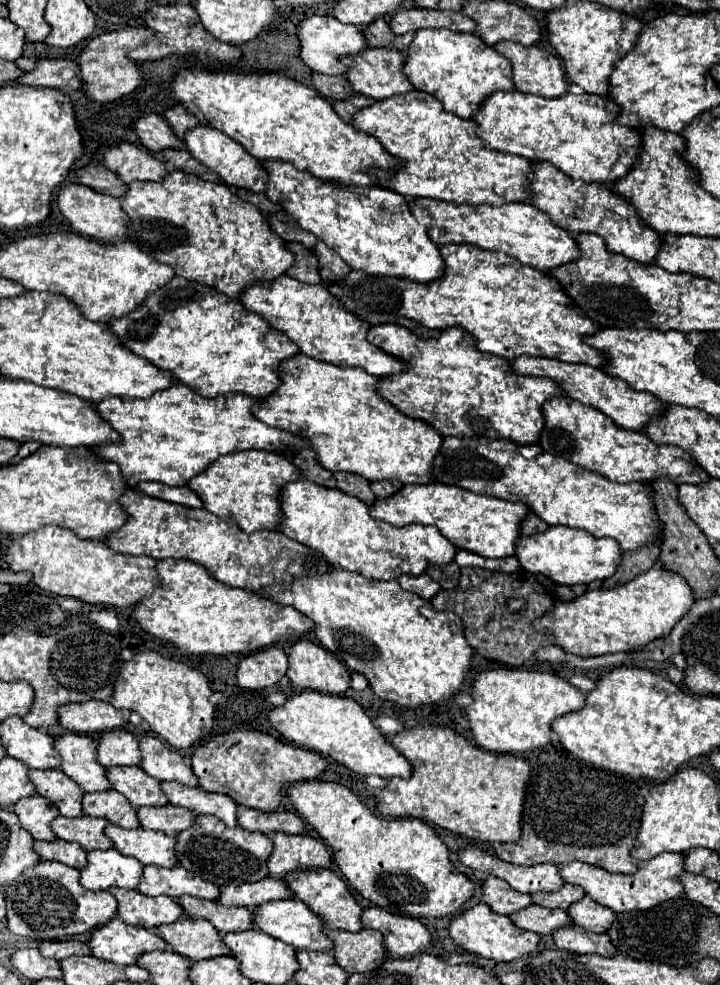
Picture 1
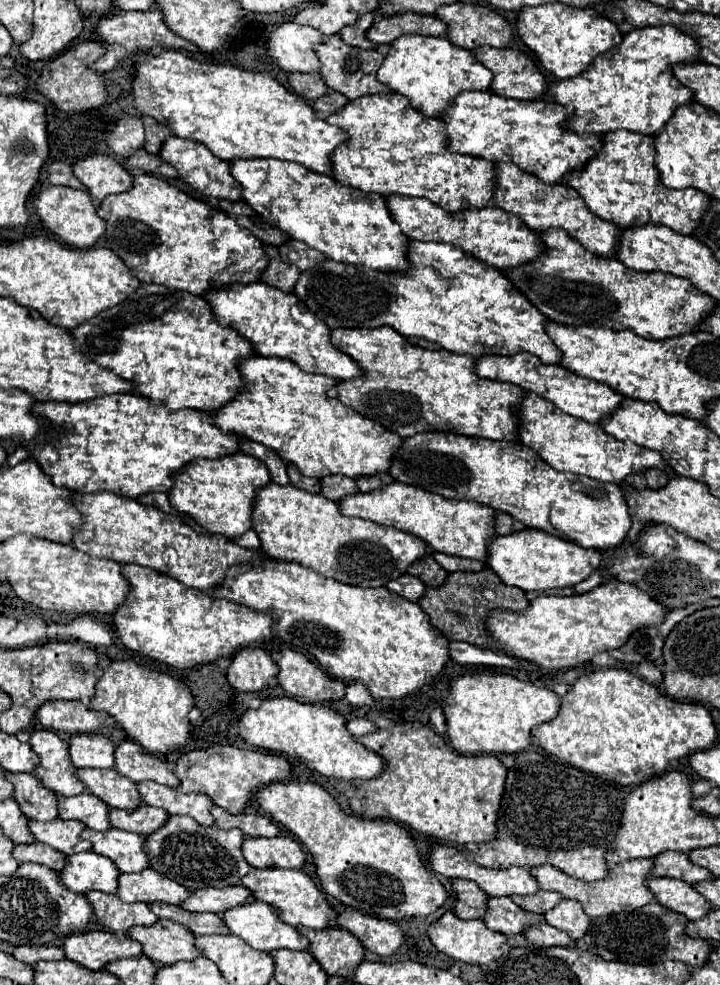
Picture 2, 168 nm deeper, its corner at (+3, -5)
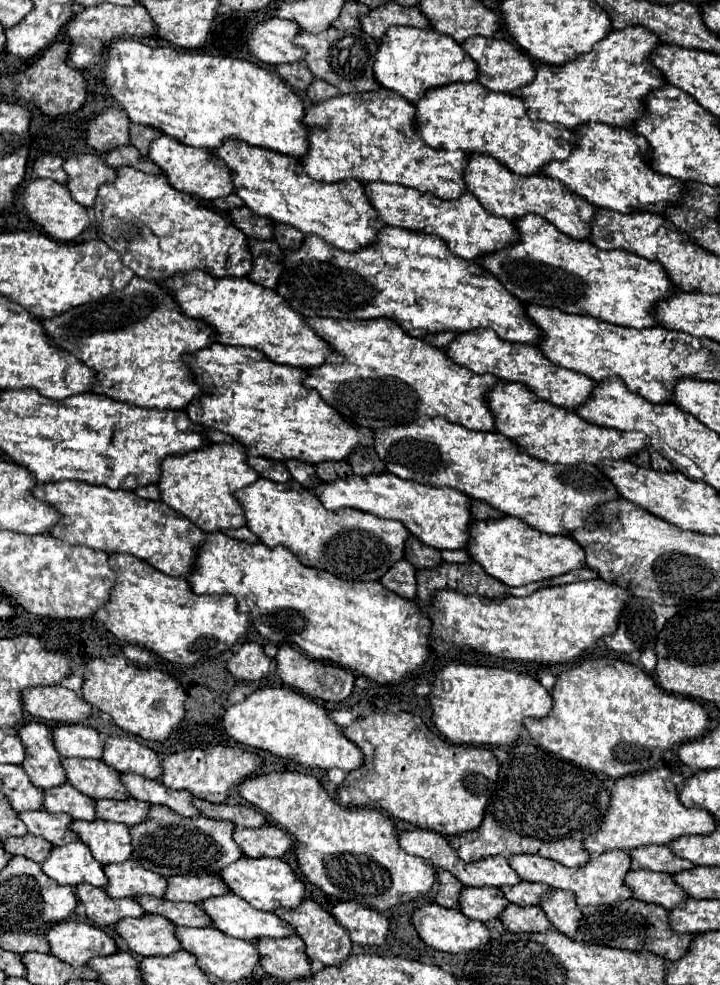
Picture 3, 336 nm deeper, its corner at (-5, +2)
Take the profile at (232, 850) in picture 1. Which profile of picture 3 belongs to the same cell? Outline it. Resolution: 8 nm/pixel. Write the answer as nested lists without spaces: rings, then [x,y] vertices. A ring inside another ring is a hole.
[[[152,806],[148,820],[130,828],[134,852],[132,856],[148,870],[154,870],[162,876],[176,876],[176,874],[190,874],[190,876],[204,876],[218,874],[228,864],[240,860],[244,852],[232,840],[234,824],[224,820],[212,820],[206,816],[198,818],[184,818],[172,812],[168,806]]]

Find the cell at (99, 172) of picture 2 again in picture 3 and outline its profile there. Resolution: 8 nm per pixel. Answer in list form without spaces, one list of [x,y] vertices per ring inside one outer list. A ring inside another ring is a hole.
[[[96,154],[72,156],[64,162],[64,170],[68,172],[66,186],[72,198],[76,198],[76,202],[84,206],[94,206],[98,188],[116,180],[116,170]]]

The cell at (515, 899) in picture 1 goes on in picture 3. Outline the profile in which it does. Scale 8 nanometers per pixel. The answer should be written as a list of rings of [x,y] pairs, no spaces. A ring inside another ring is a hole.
[[[438,870],[436,878],[440,882],[440,890],[436,892],[434,900],[446,908],[458,908],[460,906],[458,898],[460,898],[460,892],[464,890],[464,884],[460,884],[460,880],[446,870]]]

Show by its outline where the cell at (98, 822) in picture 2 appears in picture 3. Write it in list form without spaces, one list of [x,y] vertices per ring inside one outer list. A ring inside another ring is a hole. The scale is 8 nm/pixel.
[[[72,784],[50,788],[44,792],[44,808],[48,812],[64,812],[76,820],[96,820],[96,800],[76,790]]]

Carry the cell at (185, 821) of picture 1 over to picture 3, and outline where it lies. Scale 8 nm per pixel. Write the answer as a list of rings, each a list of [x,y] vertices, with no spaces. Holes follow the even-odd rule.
[[[96,800],[96,812],[98,818],[110,820],[110,822],[122,822],[128,826],[136,826],[148,818],[150,804],[142,800]]]

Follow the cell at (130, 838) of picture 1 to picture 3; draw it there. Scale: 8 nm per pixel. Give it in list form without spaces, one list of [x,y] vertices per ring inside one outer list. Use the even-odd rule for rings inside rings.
[[[74,820],[72,830],[80,836],[84,844],[90,846],[92,856],[100,864],[124,862],[132,856],[132,836],[130,826],[106,822],[106,820]]]

